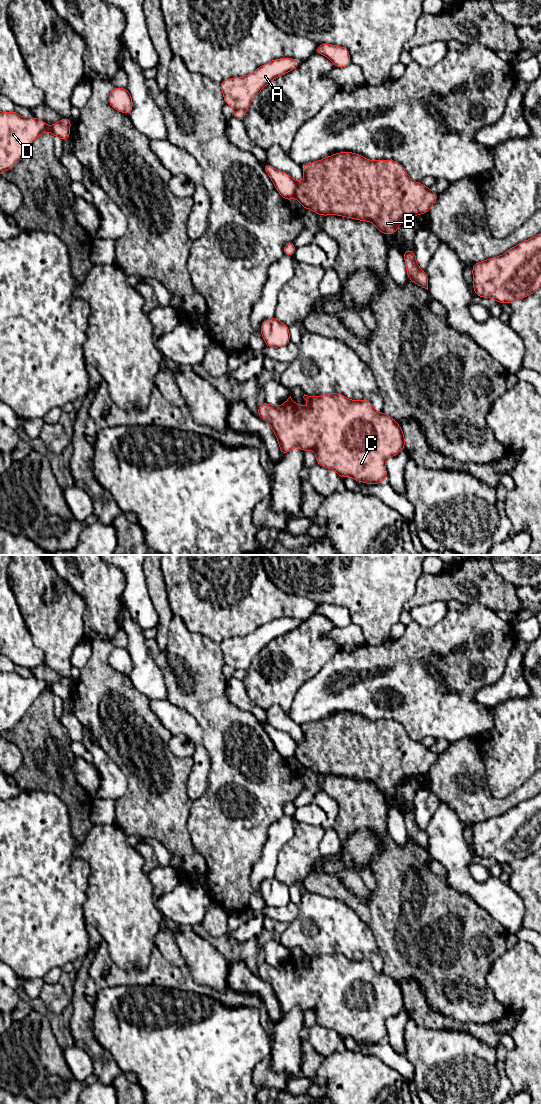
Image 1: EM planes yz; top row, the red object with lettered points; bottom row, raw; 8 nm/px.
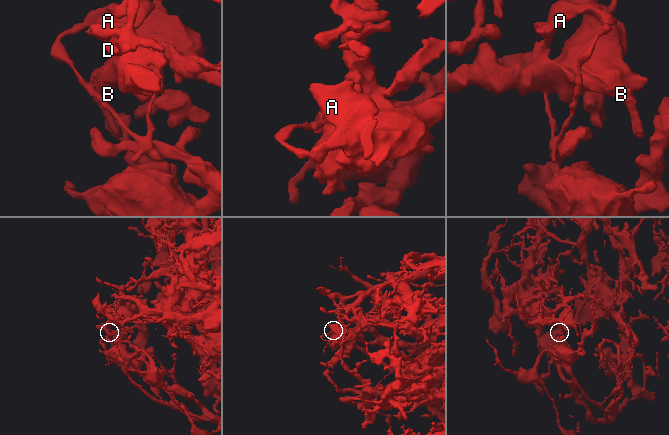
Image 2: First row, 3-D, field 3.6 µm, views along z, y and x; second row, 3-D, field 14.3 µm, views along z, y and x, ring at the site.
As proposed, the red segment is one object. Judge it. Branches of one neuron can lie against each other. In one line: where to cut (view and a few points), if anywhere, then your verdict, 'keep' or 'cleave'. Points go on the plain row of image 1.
cut yz (296, 742), (296, 754), (294, 756); cleave

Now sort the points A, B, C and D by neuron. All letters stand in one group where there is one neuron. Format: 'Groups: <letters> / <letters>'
Groups: A D / B C

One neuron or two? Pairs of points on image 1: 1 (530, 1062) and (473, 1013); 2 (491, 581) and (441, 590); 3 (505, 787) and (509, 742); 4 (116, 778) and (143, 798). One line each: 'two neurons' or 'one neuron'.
1: two neurons
2: one neuron
3: one neuron
4: two neurons

